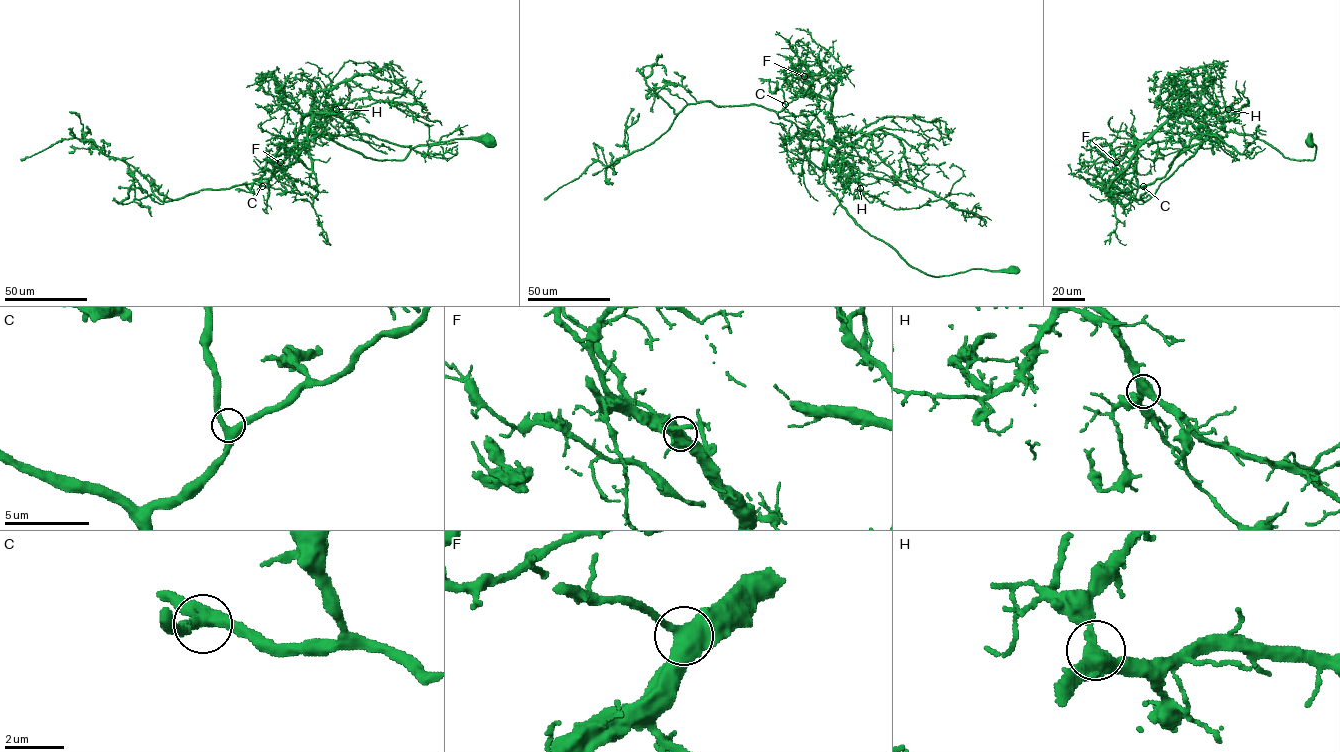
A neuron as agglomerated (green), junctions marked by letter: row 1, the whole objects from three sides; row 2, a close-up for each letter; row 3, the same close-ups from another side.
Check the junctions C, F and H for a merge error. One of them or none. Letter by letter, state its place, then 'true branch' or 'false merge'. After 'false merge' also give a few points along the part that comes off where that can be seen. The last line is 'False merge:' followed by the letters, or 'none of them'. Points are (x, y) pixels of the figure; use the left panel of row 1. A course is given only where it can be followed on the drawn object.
C: place (262, 186); true branch
F: place (280, 162); true branch
H: place (336, 109); true branch
False merge: none of them

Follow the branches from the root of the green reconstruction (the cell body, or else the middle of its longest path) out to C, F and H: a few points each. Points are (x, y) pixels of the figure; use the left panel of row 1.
C: (488, 141), (373, 160), (301, 124), (262, 186)
F: (488, 141), (451, 139), (415, 146), (402, 160), (373, 160), (303, 131), (309, 114), (308, 142), (280, 162)
H: (488, 141), (451, 139), (415, 146), (402, 160), (373, 160), (322, 134), (300, 129), (306, 116), (336, 109)

